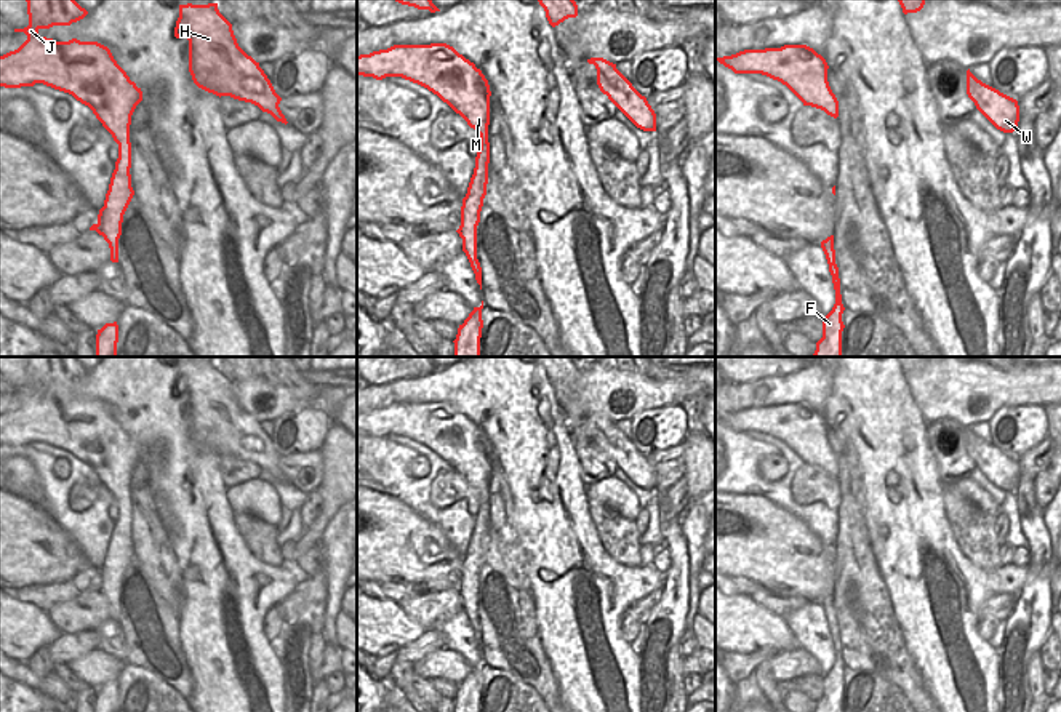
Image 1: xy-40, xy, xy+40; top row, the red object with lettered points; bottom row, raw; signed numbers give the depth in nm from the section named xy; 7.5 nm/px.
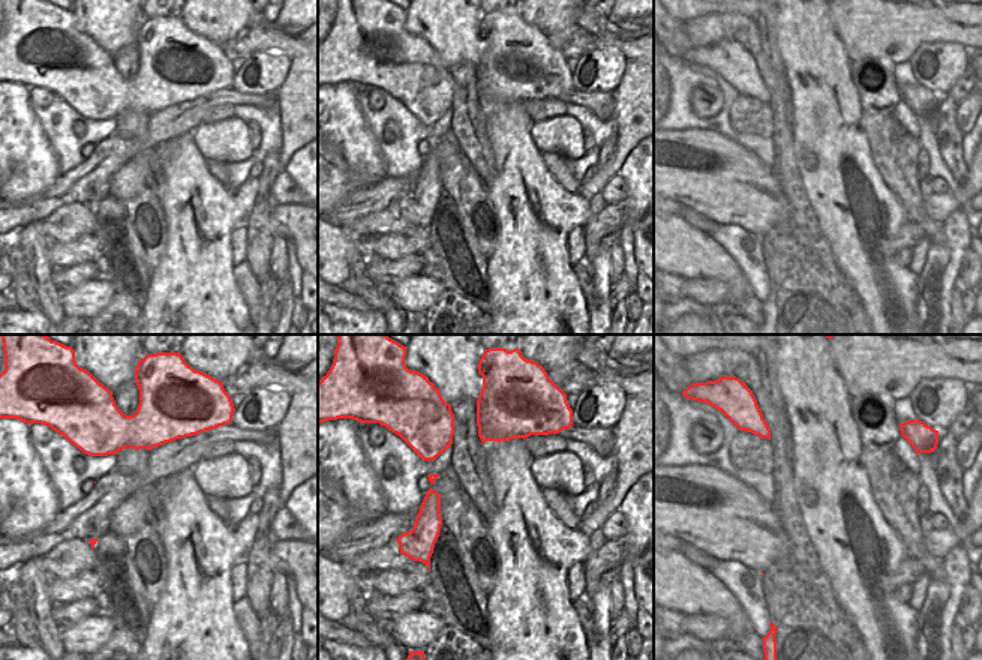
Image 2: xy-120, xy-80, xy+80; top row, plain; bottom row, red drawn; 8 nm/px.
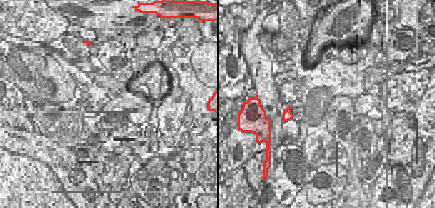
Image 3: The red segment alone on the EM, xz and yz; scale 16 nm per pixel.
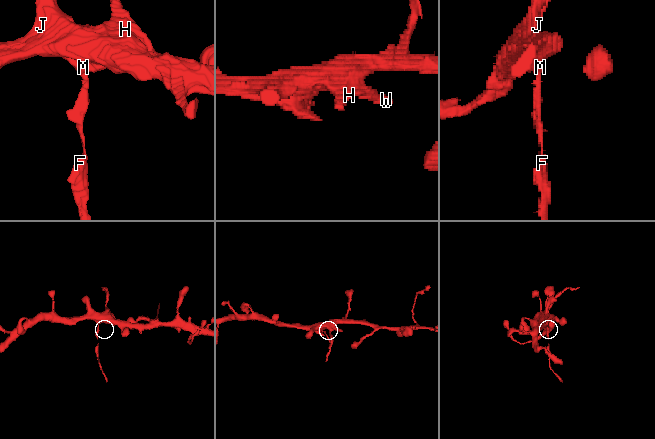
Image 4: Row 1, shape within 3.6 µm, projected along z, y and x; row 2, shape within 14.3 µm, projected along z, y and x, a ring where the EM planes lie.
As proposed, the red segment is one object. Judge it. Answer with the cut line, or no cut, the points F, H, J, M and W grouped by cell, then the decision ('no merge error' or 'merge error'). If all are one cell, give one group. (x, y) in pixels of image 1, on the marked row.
xy-40 (128, 135), (117, 143) | F / H J M W | merge error

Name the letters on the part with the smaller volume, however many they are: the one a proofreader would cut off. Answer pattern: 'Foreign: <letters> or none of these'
Foreign: F

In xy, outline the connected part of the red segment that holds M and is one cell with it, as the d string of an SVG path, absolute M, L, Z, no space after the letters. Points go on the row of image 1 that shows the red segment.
M446 43L394 45L387 50L360 54L357 56L357 75L373 77L376 80L402 77L418 83L459 114L480 134L480 141L485 141L488 136L491 96L488 80L474 62Z

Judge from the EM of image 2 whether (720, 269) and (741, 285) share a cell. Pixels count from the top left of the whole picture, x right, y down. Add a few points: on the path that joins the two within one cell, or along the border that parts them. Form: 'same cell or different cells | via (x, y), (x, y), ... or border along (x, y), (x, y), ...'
same cell | via (724, 269), (736, 281)

